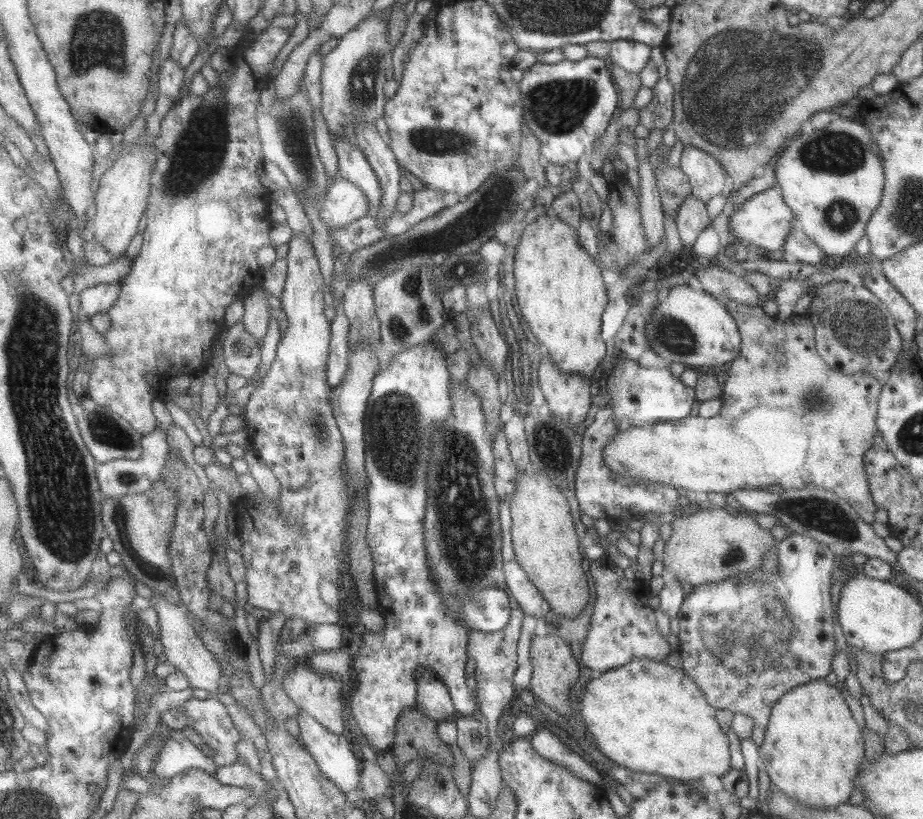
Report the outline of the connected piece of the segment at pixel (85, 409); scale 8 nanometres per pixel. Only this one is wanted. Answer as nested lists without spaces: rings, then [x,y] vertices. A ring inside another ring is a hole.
[[[88,394],[82,401],[75,403],[75,414],[79,416],[79,426],[83,432],[83,438],[87,446],[91,448],[91,454],[99,462],[107,462],[116,458],[140,459],[143,454],[141,440],[143,434],[137,432],[133,425],[120,414],[113,412],[111,408],[94,401]]]

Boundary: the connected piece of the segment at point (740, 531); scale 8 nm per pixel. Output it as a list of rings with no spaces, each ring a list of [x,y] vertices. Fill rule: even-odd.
[[[703,505],[694,514],[679,516],[670,526],[671,534],[661,555],[665,574],[692,587],[754,571],[760,568],[763,553],[779,548],[769,531],[758,527],[755,514],[742,509],[738,515],[731,515],[723,508]]]

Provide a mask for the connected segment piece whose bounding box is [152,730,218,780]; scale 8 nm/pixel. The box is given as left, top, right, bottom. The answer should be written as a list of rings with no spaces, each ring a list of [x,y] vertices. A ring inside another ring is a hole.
[[[177,730],[165,731],[163,746],[159,749],[160,753],[156,758],[154,773],[158,778],[173,779],[191,768],[203,769],[209,775],[215,777],[217,774],[217,764],[212,758],[207,758],[205,752],[201,752],[185,732]]]

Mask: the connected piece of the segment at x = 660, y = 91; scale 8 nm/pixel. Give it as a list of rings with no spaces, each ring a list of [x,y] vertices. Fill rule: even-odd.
[[[657,77],[655,84],[650,88],[651,100],[638,110],[638,124],[652,131],[653,129],[667,128],[673,118],[673,87],[667,77]]]

